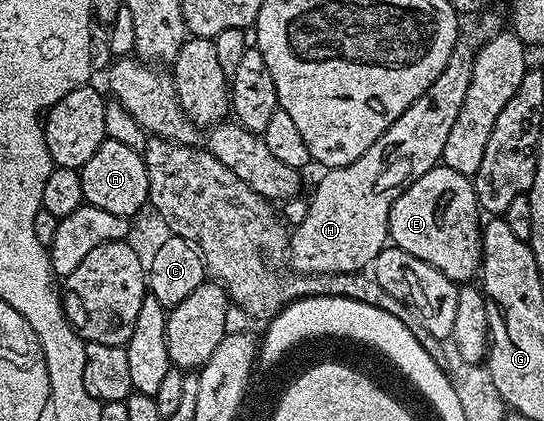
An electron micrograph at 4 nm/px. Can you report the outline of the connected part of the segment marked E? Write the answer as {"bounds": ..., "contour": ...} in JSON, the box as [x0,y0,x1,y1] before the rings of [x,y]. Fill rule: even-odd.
{"bounds":[389,165,482,285],"contour":[[[444,165],[432,167],[419,181],[415,181],[403,191],[393,202],[389,210],[389,237],[399,249],[411,253],[411,257],[419,257],[419,261],[427,261],[435,265],[445,276],[458,285],[465,285],[469,279],[481,270],[481,232],[482,224],[477,224],[479,208],[473,192],[470,176],[455,173],[455,169]]]}

